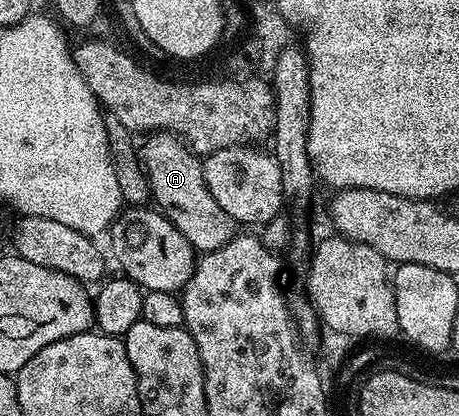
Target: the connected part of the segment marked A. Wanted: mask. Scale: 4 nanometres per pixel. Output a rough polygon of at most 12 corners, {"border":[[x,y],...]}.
{"border":[[170,132],[147,135],[149,195],[195,253],[240,225],[208,194],[202,160]]}

